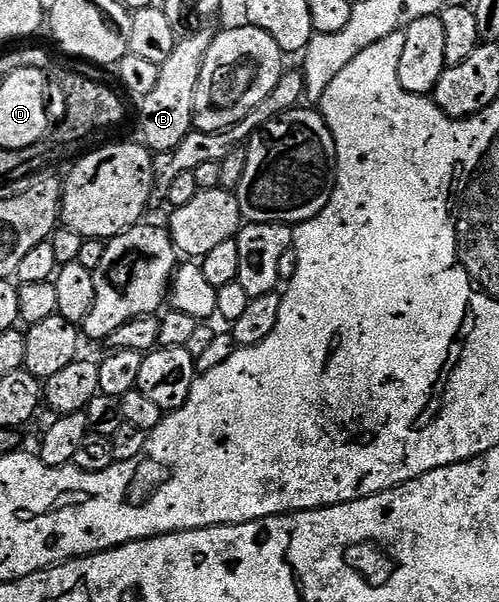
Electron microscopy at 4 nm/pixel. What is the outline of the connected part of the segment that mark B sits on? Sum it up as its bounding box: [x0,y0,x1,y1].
[138,27,216,154]

